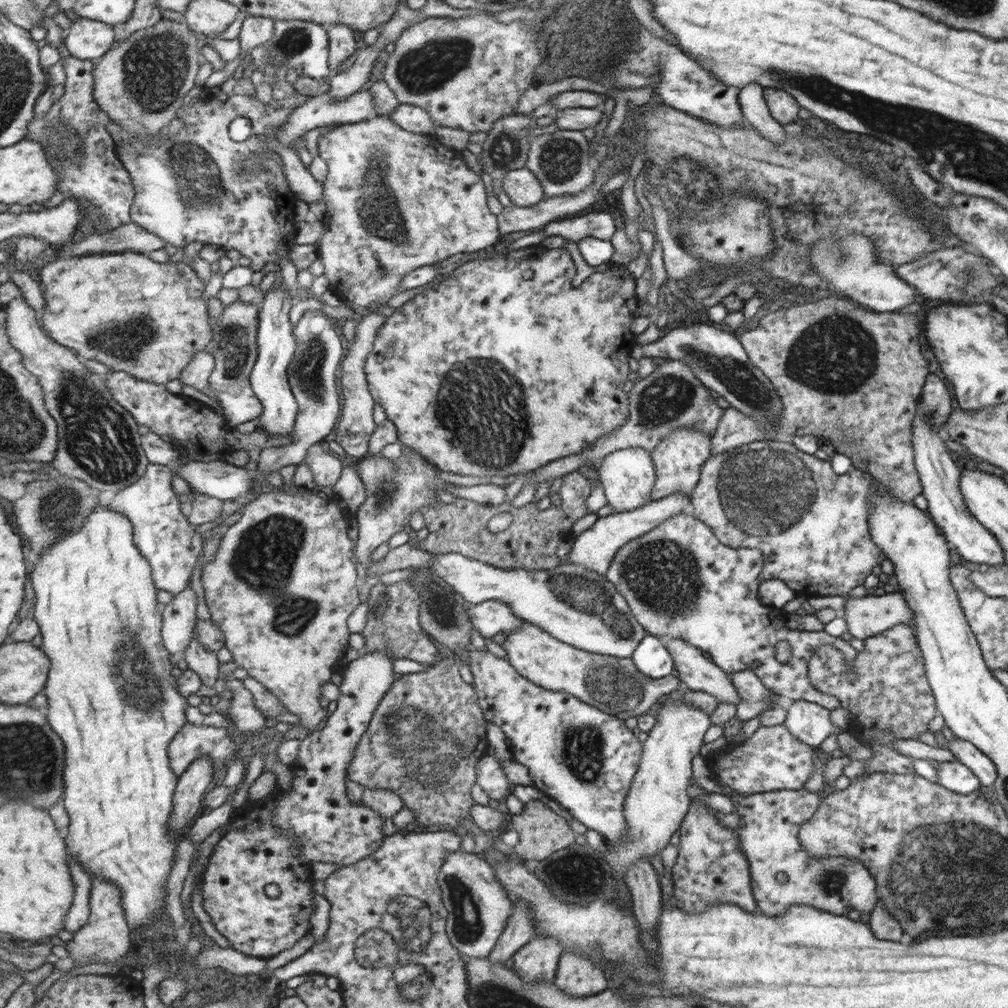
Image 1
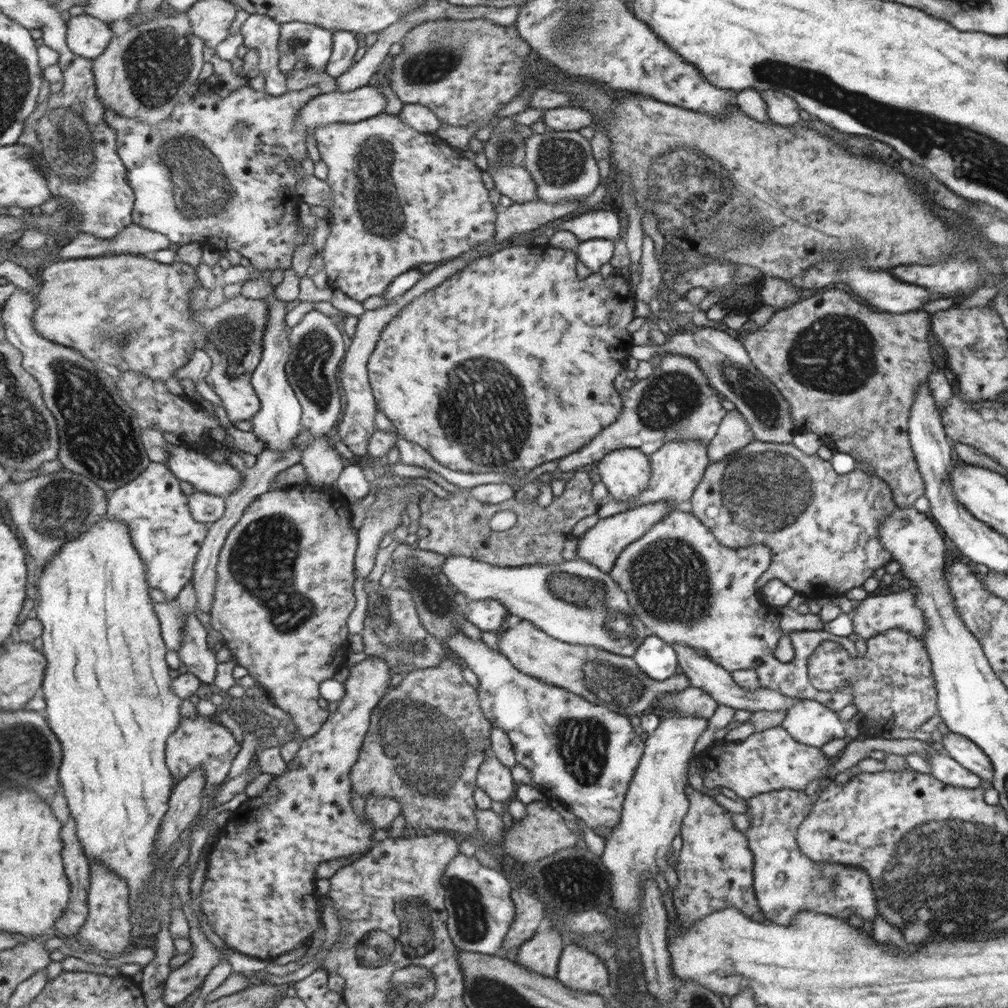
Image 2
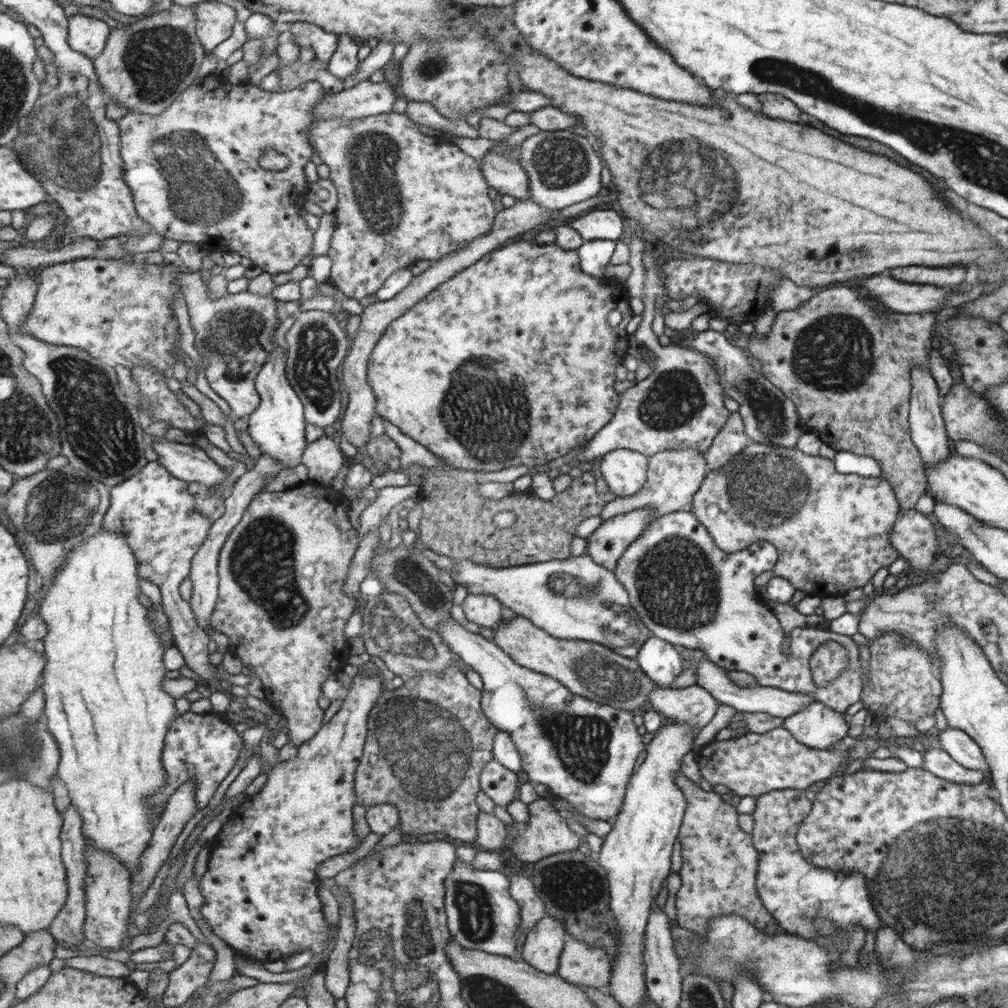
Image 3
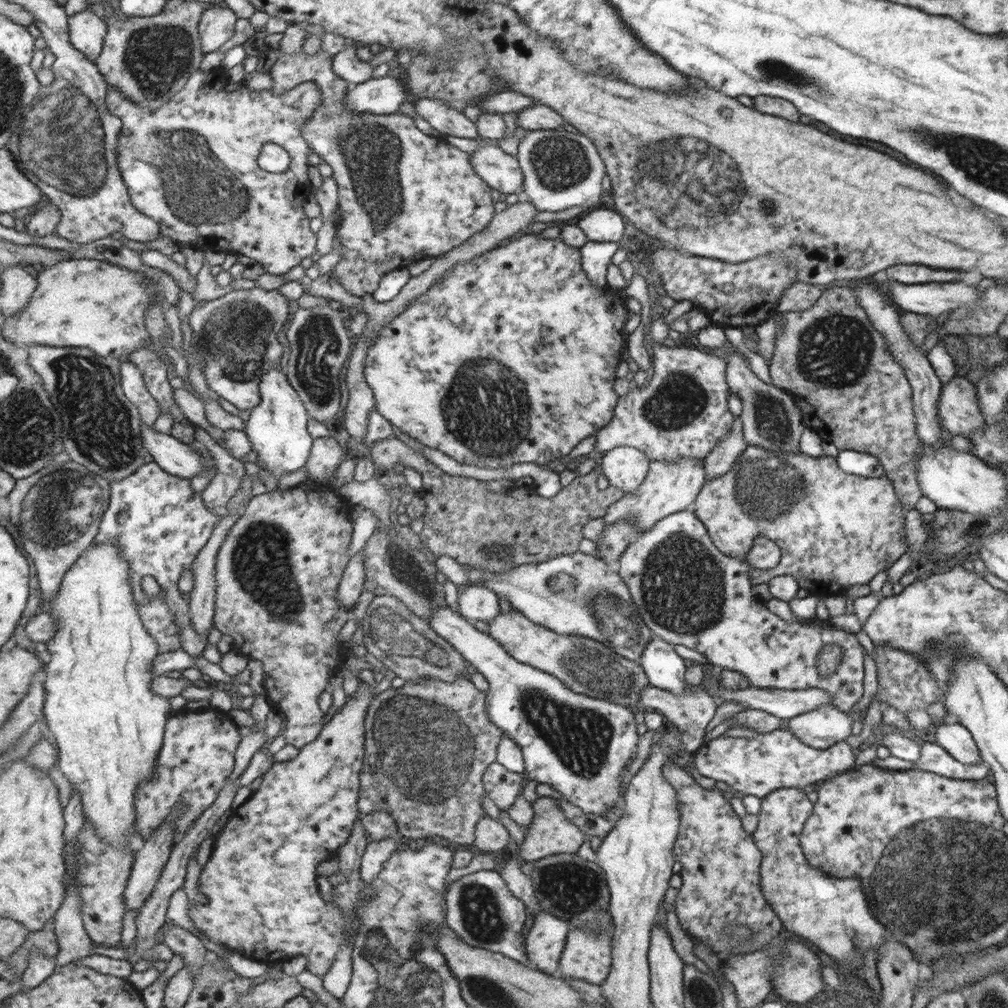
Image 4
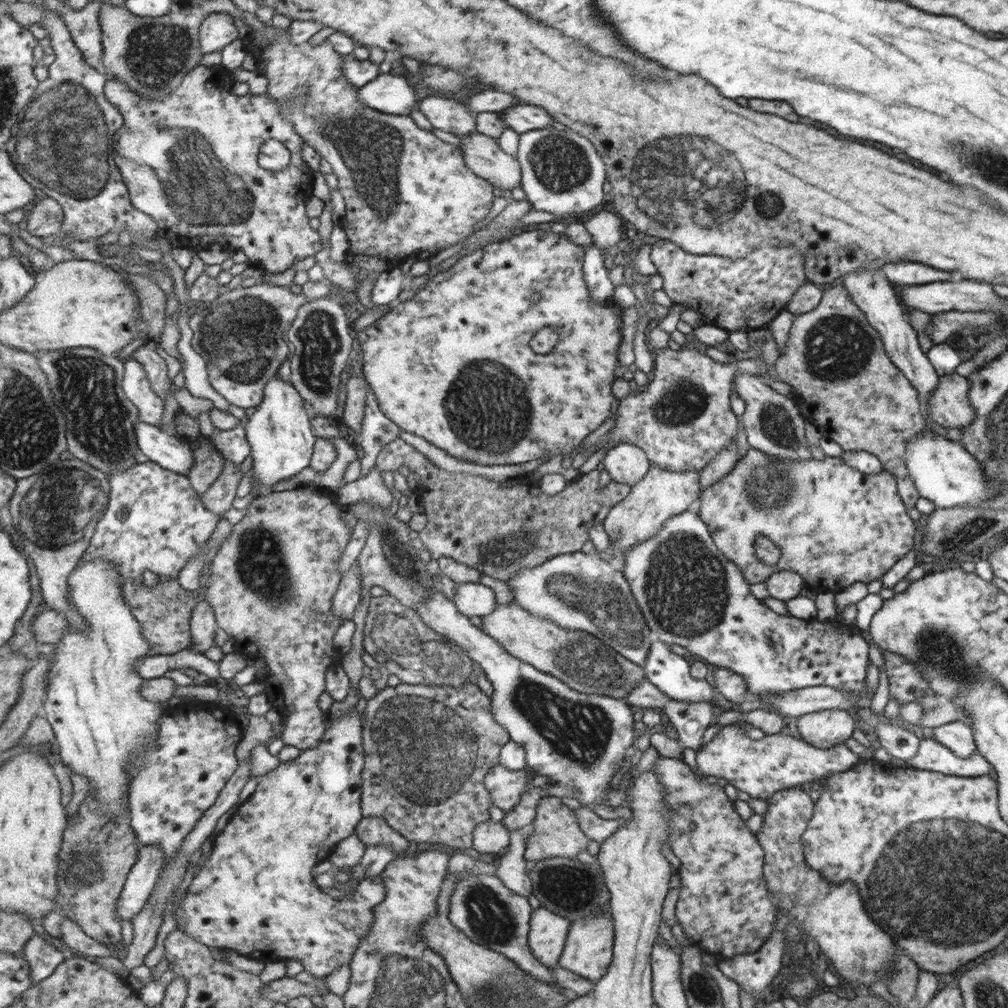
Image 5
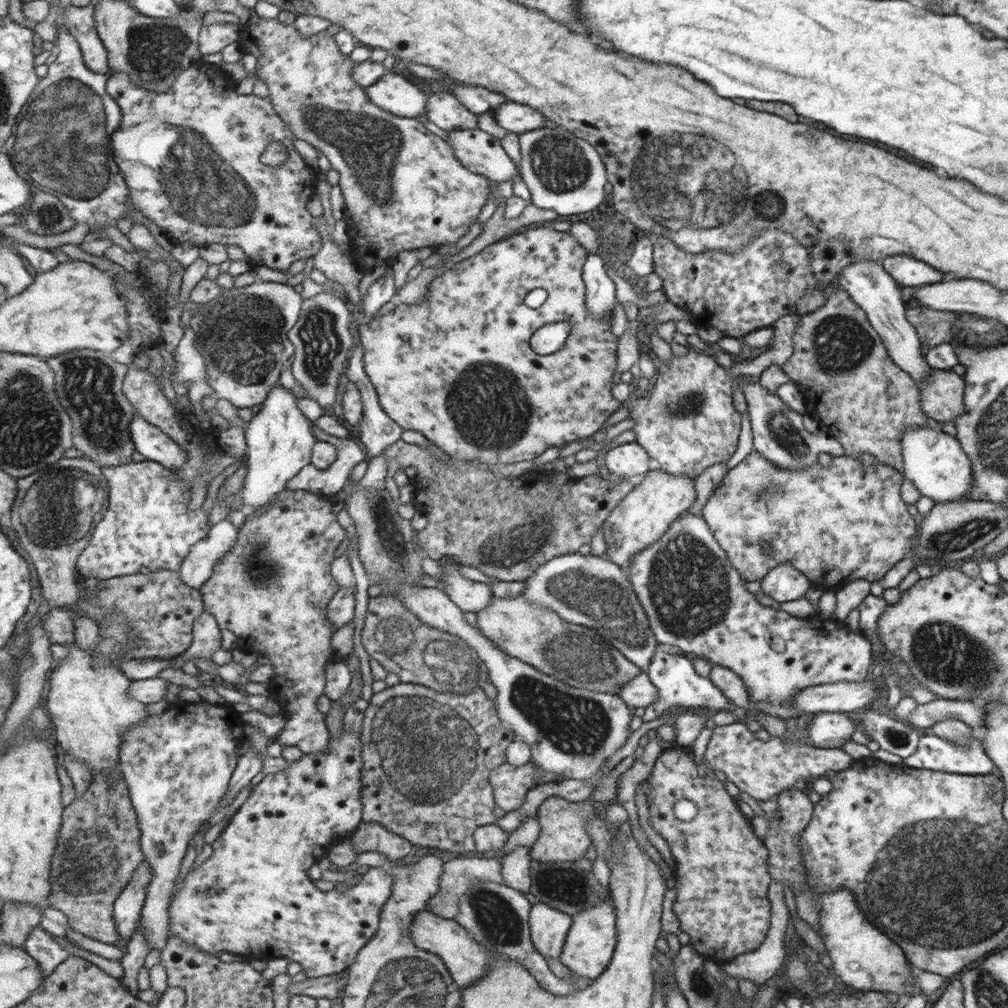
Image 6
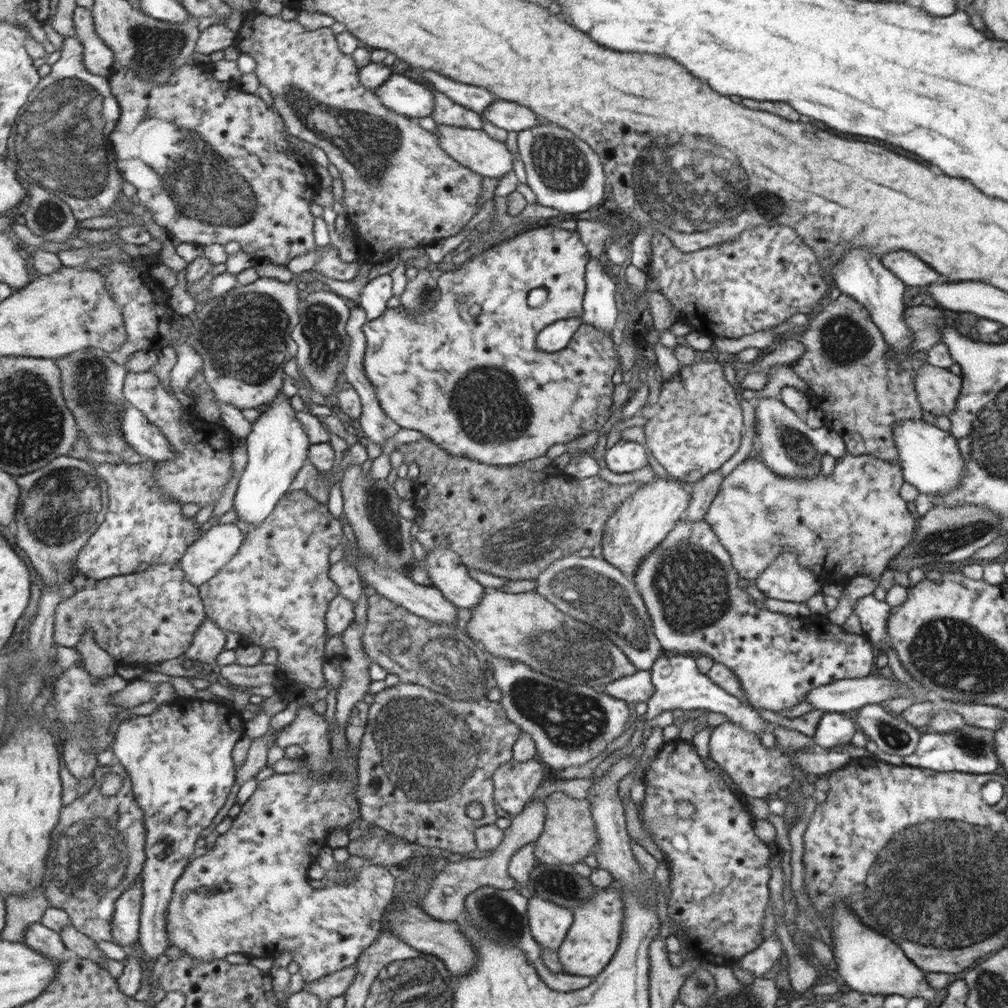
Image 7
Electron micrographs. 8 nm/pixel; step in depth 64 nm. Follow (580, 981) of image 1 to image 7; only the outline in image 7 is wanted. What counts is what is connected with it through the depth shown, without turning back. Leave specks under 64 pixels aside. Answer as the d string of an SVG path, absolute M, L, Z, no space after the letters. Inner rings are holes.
M600 888L572 910L573 923L556 954L563 972L573 976L598 975L618 950L622 932L622 896L618 888Z

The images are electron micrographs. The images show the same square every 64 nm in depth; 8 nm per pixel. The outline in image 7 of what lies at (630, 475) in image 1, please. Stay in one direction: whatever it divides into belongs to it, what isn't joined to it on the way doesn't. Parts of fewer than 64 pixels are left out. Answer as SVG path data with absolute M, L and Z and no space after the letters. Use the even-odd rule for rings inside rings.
M619 440L604 452L605 470L615 475L635 472L647 463L645 448L633 441Z

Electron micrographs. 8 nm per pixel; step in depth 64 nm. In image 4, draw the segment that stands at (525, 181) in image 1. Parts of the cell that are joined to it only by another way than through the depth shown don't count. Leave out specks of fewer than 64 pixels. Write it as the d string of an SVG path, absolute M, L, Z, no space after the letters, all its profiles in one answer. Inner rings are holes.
M485 143L469 154L472 167L492 190L522 197L524 176L517 157L507 155L497 145Z

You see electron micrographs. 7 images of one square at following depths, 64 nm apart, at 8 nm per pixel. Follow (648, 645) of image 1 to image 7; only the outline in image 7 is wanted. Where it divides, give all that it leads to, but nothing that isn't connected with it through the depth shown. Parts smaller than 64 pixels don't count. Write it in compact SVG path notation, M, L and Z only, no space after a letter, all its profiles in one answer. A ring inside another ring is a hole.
M678 654L667 660L667 668L673 670L673 676L669 676L669 686L665 678L665 666L661 666L661 658L654 660L654 664L649 668L650 681L653 685L653 694L648 698L645 721L650 721L664 710L708 710L709 713L723 714L731 724L737 724L737 728L743 728L743 732L753 734L753 738L758 738L761 733L766 732L769 727L765 727L764 720L761 719L755 708L747 707L738 698L727 694L722 688L714 683L706 674L697 672L697 662L693 662L693 657L687 658L687 654Z

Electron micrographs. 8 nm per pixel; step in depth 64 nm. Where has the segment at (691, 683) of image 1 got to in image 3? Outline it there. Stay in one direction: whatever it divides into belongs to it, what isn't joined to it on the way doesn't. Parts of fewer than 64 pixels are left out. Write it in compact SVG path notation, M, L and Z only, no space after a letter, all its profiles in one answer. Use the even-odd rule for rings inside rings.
M707 658L699 661L684 659L684 662L687 662L687 667L694 670L695 685L706 690L717 703L730 706L739 713L763 712L764 714L769 714L769 716L775 716L775 718L781 718L783 720L791 717L791 714L797 714L801 709L807 708L811 702L815 701L814 698L808 694L785 692L776 688L762 687L757 684L754 687L739 688L729 680L727 676L728 671L719 668Z

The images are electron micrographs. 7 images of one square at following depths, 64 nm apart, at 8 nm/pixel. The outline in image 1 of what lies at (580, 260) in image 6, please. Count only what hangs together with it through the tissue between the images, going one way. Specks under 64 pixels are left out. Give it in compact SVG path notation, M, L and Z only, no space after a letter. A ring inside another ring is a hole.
M532 245L519 250L497 254L493 258L479 256L476 260L467 262L451 271L451 274L440 283L428 290L418 293L414 298L405 302L388 316L381 327L378 328L374 338L373 350L369 352L365 362L366 383L369 385L370 395L374 402L383 408L385 416L394 424L394 438L402 446L412 448L418 452L427 463L434 465L438 470L459 474L459 476L501 476L509 474L525 474L530 470L538 469L552 460L562 459L572 454L579 454L588 450L598 440L610 434L614 428L622 426L628 418L627 402L623 402L621 412L621 382L629 374L627 368L627 350L633 344L633 336L629 332L633 312L635 312L635 290L633 290L633 278L627 272L619 272L613 276L611 286L611 274L609 271L595 272L584 279L579 286L571 286L571 279L576 275L575 266L565 249L543 248ZM613 294L613 296L611 296ZM619 386L619 392L617 388ZM617 392L617 394L613 394ZM445 398L445 400L443 400ZM445 404L445 410L443 410ZM531 422L533 426L525 426ZM455 426L455 430L453 430ZM533 438L533 440L529 440ZM527 440L527 442L523 442Z

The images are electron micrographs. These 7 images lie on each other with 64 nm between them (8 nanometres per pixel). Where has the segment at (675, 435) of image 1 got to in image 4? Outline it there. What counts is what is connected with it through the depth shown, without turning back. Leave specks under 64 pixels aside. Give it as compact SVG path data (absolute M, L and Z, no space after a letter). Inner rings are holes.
M693 457L678 458L675 462L649 460L649 470L643 483L635 491L626 493L621 499L606 510L603 515L605 525L617 523L619 519L627 519L636 526L638 532L650 529L664 516L685 510L698 496L702 484L705 482L704 466L701 461Z

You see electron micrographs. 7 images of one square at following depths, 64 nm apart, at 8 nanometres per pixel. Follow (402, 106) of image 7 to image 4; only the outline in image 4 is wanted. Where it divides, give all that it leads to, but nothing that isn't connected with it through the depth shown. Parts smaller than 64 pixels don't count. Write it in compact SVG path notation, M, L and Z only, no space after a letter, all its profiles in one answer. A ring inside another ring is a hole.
M384 76L352 85L346 96L346 108L352 112L390 115L399 112L403 102L409 102L409 94L399 79Z

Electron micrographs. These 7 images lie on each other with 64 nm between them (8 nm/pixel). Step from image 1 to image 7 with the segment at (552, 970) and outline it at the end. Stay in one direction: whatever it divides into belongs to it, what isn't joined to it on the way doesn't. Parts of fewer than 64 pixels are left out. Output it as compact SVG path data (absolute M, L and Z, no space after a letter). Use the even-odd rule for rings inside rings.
M532 896L526 906L526 920L538 946L556 952L573 923L573 912L541 896Z

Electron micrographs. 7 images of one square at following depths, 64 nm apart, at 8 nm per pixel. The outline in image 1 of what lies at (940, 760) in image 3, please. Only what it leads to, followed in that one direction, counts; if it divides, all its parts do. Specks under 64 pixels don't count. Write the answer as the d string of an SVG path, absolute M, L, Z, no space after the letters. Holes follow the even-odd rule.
M938 762L935 764L937 784L955 794L970 794L979 788L979 780L964 764L953 762Z

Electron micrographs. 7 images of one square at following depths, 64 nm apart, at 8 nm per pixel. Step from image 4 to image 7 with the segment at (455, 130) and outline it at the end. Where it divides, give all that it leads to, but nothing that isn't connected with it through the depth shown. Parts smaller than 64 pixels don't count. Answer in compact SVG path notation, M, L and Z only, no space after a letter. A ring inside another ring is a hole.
M434 92L434 103L430 114L435 124L446 124L461 128L481 129L482 118L480 114L455 104L447 96Z

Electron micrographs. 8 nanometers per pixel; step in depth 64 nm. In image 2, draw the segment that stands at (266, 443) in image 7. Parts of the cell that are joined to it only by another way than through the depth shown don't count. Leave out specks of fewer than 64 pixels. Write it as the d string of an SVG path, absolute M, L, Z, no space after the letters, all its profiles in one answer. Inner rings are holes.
M269 297L270 317L264 334L263 360L255 370L253 385L262 401L262 410L252 419L253 432L267 443L266 448L289 452L294 449L293 440L303 430L302 404L288 377L287 366L290 363L294 346L291 344L290 329L287 327L287 302Z

